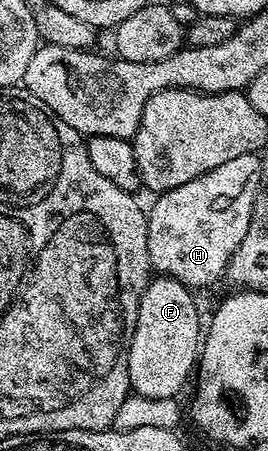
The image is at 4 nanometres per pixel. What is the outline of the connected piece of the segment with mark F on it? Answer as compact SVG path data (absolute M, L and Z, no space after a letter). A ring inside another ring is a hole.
M168 278L150 279L145 287L143 298L139 302L139 314L135 322L135 334L129 347L129 387L134 393L143 398L177 398L180 397L181 387L190 383L199 363L199 353L203 343L203 320L197 309L194 293L186 284Z

